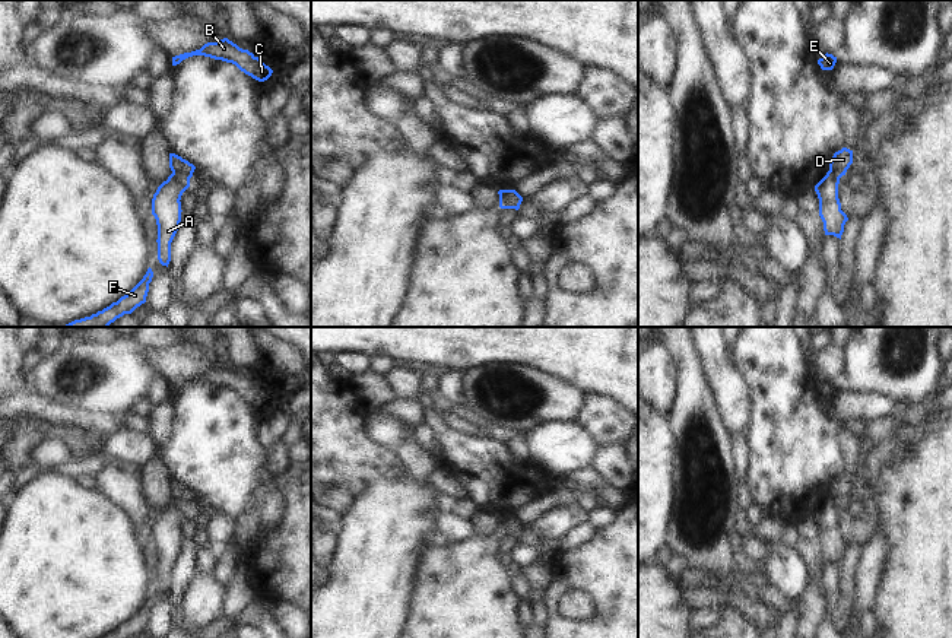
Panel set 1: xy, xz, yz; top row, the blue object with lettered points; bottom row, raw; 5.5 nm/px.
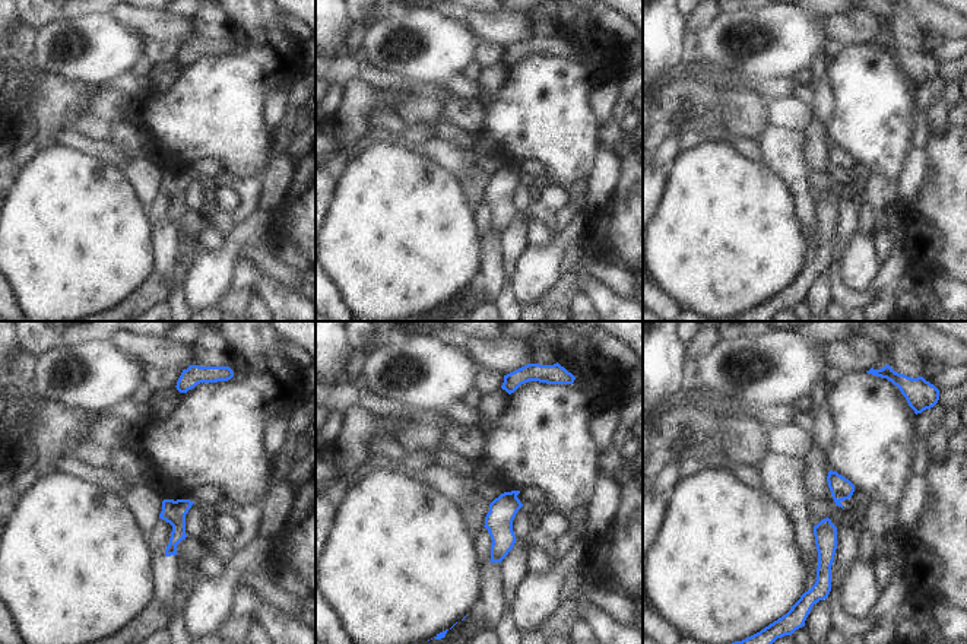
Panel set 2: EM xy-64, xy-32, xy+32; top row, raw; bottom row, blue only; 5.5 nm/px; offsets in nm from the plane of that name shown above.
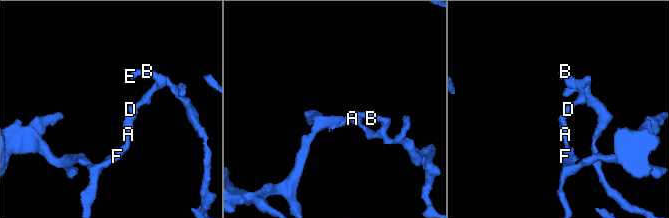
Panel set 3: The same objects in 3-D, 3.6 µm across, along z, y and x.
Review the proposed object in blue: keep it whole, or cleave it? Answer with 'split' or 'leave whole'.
split

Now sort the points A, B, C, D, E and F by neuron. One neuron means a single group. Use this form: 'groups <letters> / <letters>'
groups A F / B C D E

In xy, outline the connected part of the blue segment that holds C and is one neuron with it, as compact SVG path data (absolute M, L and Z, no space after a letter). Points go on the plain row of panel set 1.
M223 365L216 369L207 369L200 377L175 383L172 384L172 393L177 393L183 387L193 383L204 383L215 387L232 390L241 399L244 399L245 401L251 403L258 409L267 407L273 400L273 397L269 393L266 393L258 384L256 384L248 377L239 375L237 371L234 371L228 365Z

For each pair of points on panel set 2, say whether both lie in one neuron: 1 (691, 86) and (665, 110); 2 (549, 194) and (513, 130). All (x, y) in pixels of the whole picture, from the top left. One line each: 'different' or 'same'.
1: same
2: different

